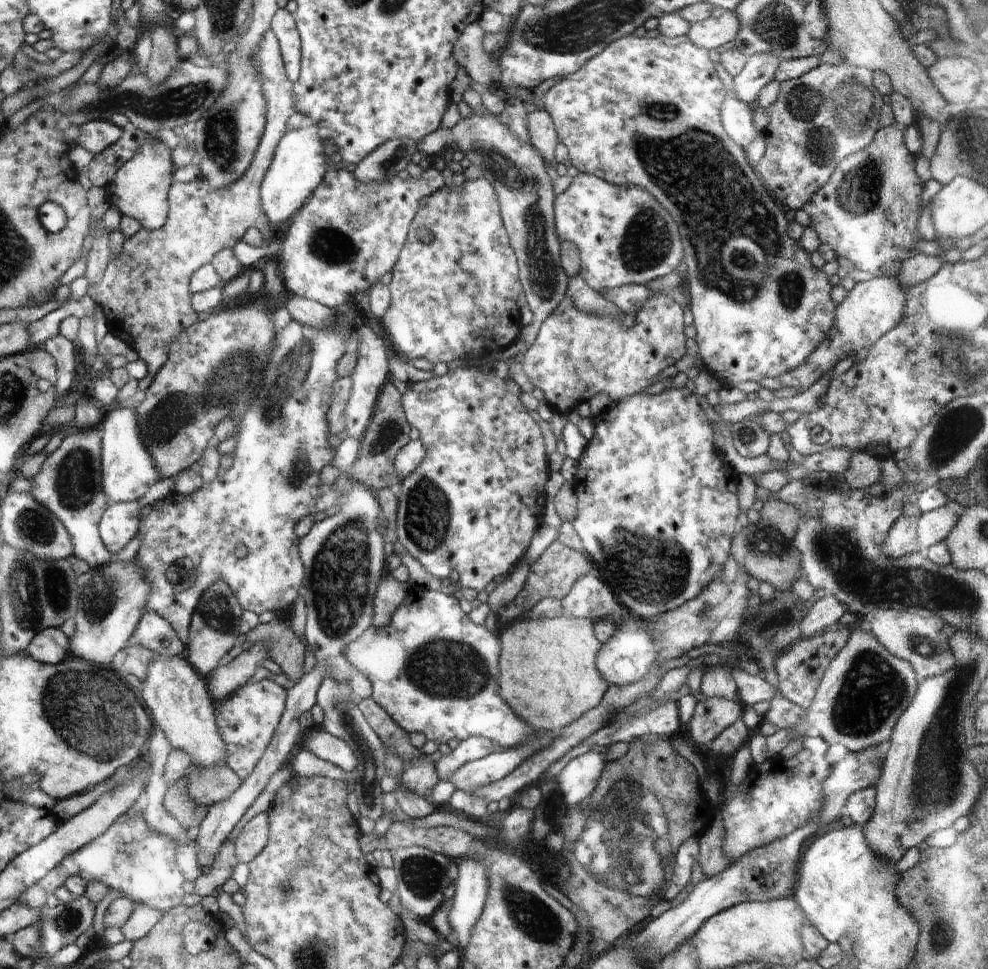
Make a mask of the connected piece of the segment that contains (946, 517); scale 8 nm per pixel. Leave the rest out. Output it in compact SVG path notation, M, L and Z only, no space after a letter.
M949 501L940 508L921 513L922 518L916 526L916 552L924 552L929 546L945 541L954 530L962 509L958 503Z

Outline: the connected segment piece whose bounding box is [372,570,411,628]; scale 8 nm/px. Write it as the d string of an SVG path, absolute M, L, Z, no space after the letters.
M387 570L374 597L372 625L376 628L386 626L410 589L408 582L398 582Z

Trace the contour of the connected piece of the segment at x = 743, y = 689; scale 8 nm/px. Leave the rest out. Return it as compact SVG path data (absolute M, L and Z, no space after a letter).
M732 669L730 674L737 686L737 697L745 706L756 704L756 702L768 702L776 692L776 688L772 688L770 683L759 675L750 675L742 669Z

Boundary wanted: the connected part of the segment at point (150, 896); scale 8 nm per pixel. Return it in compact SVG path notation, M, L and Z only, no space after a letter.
M128 814L124 822L112 824L102 836L80 848L76 854L64 858L60 866L48 872L38 884L48 892L60 888L66 878L80 876L86 882L102 882L110 890L122 890L133 903L140 902L162 913L182 905L185 878L176 864L176 844L168 836L156 832L146 824L142 814Z

